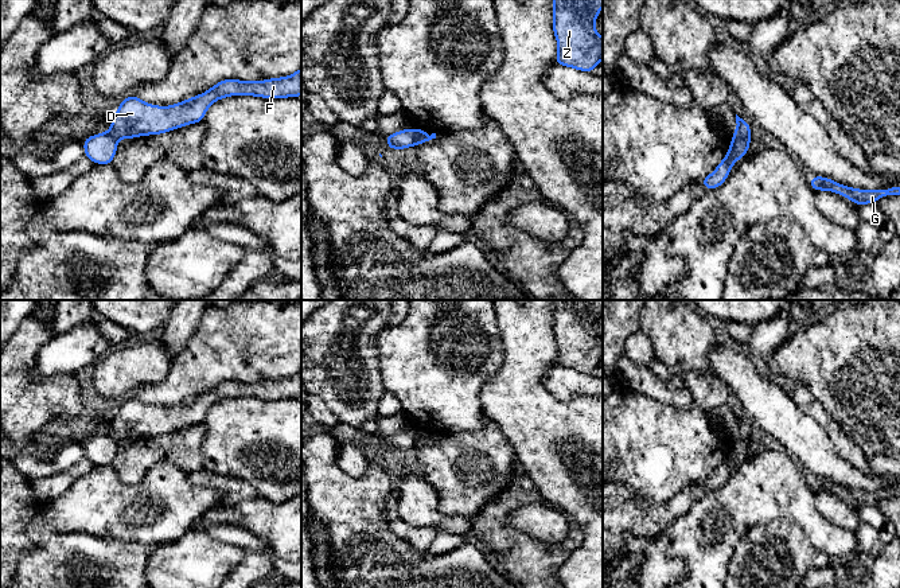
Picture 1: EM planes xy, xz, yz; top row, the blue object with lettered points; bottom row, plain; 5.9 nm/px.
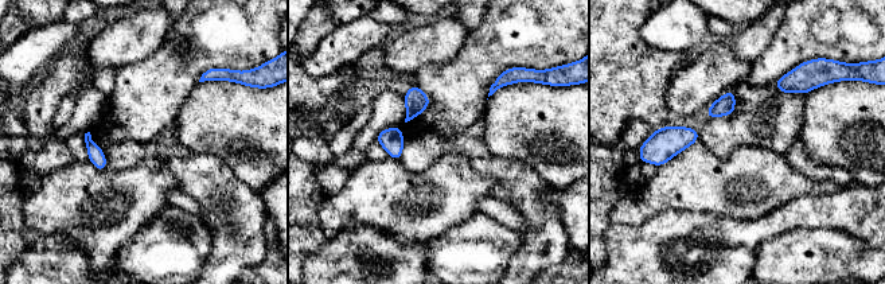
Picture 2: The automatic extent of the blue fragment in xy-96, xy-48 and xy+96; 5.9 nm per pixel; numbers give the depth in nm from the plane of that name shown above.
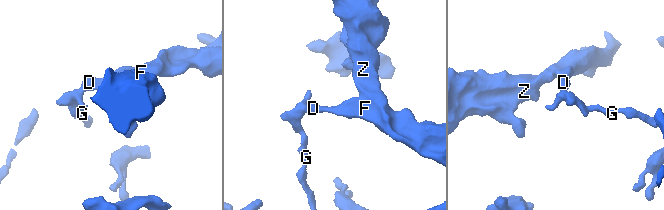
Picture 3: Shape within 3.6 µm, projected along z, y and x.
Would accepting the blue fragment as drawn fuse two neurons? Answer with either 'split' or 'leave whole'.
split

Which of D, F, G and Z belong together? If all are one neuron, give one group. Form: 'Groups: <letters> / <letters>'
Groups: D F Z / G

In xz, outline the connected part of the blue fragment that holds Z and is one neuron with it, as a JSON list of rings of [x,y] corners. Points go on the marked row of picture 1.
[[[553,0],[553,31],[558,43],[556,63],[592,73],[603,59],[603,38],[596,32],[595,20],[603,0]]]

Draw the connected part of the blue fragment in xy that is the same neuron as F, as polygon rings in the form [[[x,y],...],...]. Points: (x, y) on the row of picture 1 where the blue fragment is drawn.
[[[301,67],[292,75],[265,81],[223,79],[207,91],[171,106],[151,105],[136,96],[124,98],[112,118],[109,133],[117,141],[161,135],[184,125],[202,122],[209,106],[230,96],[287,98],[301,96]]]

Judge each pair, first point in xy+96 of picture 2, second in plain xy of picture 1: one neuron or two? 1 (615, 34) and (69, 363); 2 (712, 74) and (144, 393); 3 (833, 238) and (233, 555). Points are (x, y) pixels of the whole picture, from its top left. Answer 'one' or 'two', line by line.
1: two
2: two
3: one

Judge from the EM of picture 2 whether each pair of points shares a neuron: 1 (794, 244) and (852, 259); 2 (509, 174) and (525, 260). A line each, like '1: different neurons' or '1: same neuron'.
1: same neuron
2: same neuron

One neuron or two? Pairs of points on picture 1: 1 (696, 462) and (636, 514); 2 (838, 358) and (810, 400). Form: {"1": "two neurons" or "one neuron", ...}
{"1": "two neurons", "2": "two neurons"}

